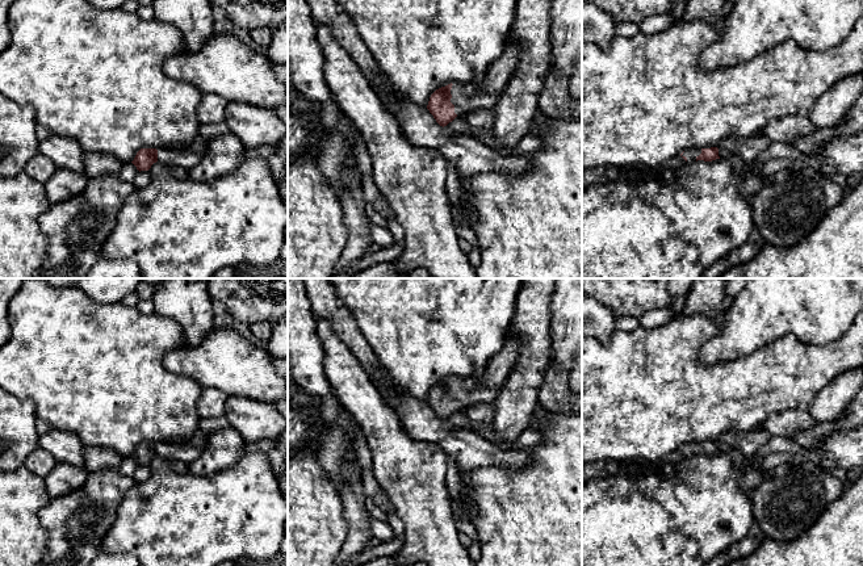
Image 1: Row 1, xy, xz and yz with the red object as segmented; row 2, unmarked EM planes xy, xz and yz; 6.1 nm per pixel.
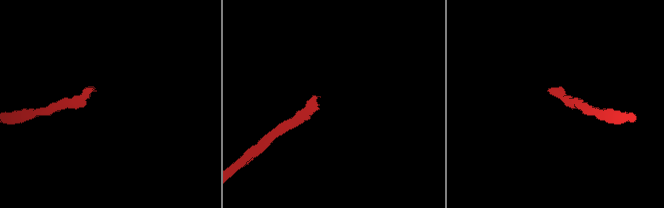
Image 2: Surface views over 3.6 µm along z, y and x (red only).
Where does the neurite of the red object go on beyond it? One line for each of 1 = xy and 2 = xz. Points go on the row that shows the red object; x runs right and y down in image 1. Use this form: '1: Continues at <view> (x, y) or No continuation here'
1: Continues at xy (187, 158)
2: Continues at xz (466, 97)

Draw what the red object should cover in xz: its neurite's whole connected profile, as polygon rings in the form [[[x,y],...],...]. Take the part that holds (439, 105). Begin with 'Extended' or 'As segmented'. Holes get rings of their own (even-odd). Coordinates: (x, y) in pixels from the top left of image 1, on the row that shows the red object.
Extended. [[[507,43],[504,54],[490,66],[481,84],[451,83],[441,87],[431,95],[427,109],[443,127],[457,116],[465,117],[478,109],[493,109],[519,59],[520,45]]]

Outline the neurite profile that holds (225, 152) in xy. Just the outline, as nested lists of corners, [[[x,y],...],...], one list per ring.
[[[229,131],[209,139],[204,158],[189,169],[189,177],[208,183],[234,172],[244,159],[244,144]]]

